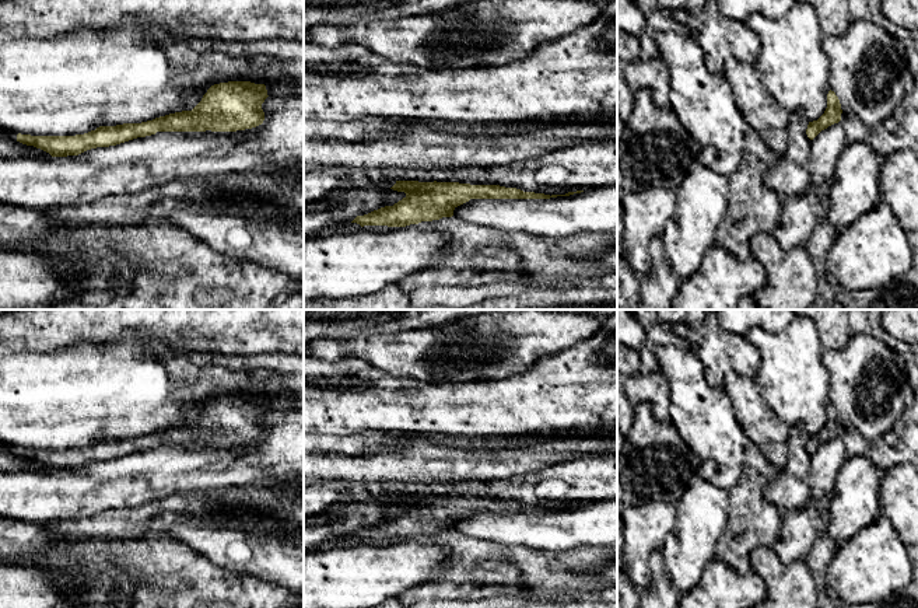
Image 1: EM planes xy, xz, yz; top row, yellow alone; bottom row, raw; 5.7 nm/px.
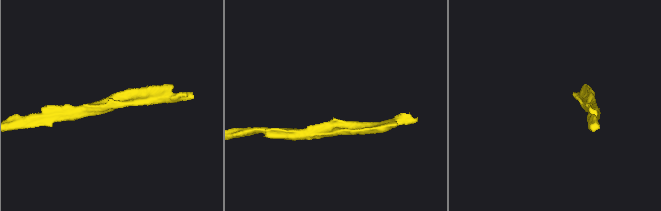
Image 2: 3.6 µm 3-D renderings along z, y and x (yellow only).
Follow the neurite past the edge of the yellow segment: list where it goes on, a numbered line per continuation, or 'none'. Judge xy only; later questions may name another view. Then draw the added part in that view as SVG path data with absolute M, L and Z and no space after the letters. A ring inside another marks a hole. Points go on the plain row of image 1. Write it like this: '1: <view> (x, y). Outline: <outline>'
none

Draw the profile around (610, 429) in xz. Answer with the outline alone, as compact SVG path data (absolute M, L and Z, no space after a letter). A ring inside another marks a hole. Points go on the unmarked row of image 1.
M617 423L602 424L592 429L571 429L563 431L551 431L544 436L613 436L617 434Z

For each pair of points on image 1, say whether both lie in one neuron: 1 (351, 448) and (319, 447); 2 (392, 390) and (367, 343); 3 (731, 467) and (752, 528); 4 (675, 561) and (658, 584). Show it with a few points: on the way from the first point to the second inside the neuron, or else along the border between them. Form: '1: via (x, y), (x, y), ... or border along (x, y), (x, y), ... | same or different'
1: via (343, 446), (328, 446) | same
2: border along (386, 373), (413, 377), (419, 381) | different
3: border along (745, 451), (745, 471), (728, 492) | different
4: border along (659, 551), (671, 582), (682, 593) | different

